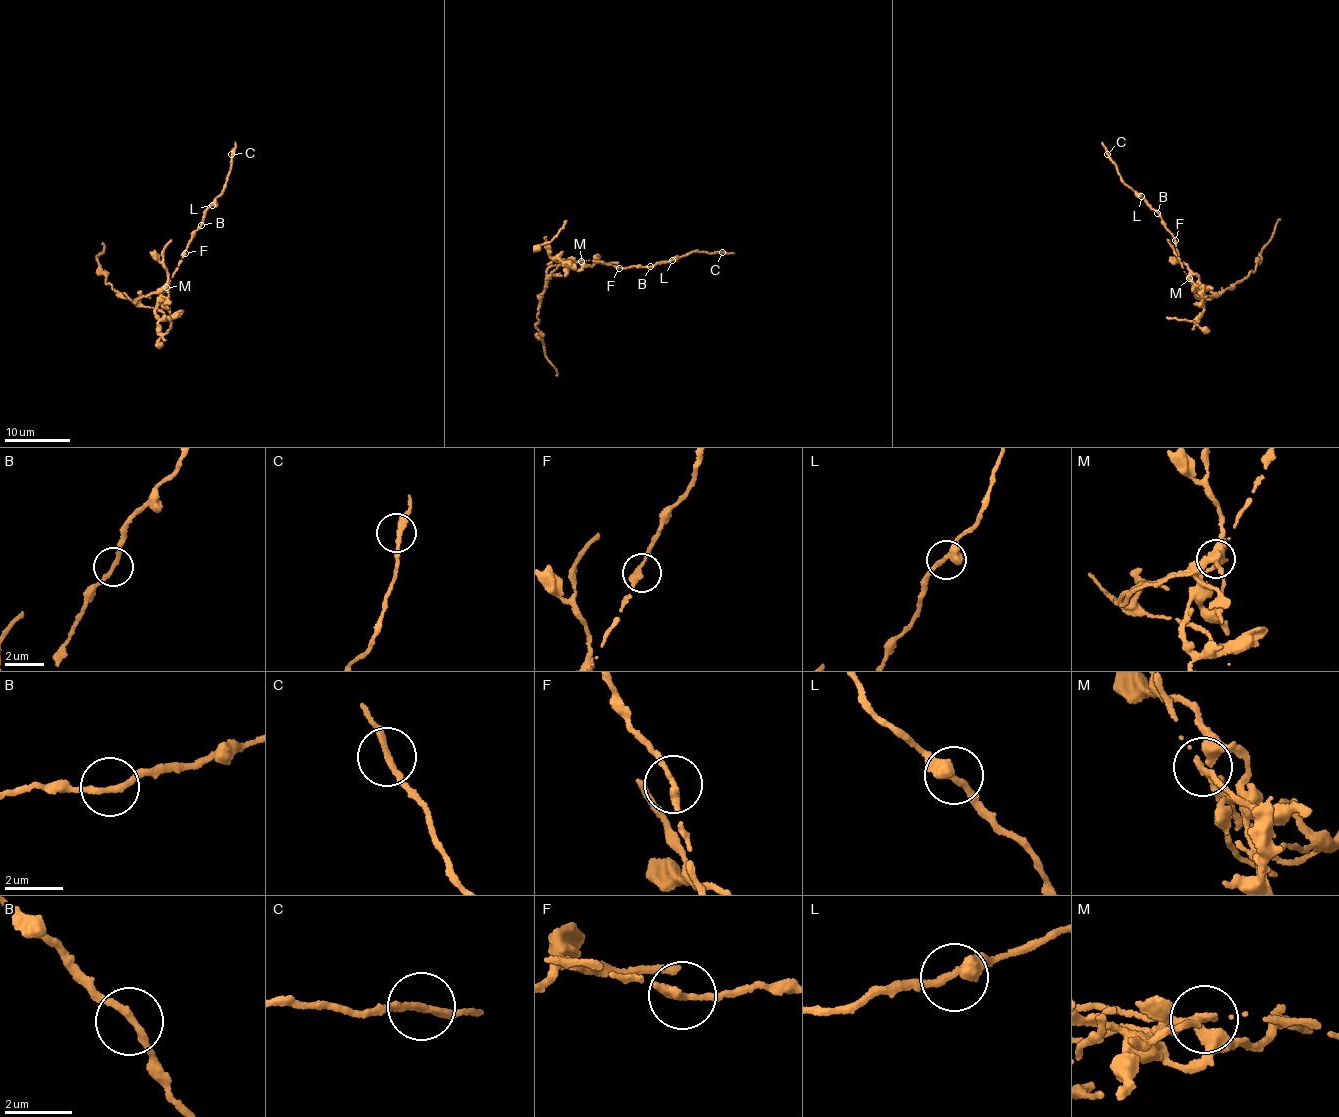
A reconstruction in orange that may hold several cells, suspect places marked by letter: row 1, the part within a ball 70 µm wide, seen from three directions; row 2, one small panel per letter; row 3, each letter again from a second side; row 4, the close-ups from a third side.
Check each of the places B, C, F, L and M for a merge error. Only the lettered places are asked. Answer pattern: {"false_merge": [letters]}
{"false_merge": ["M"]}

